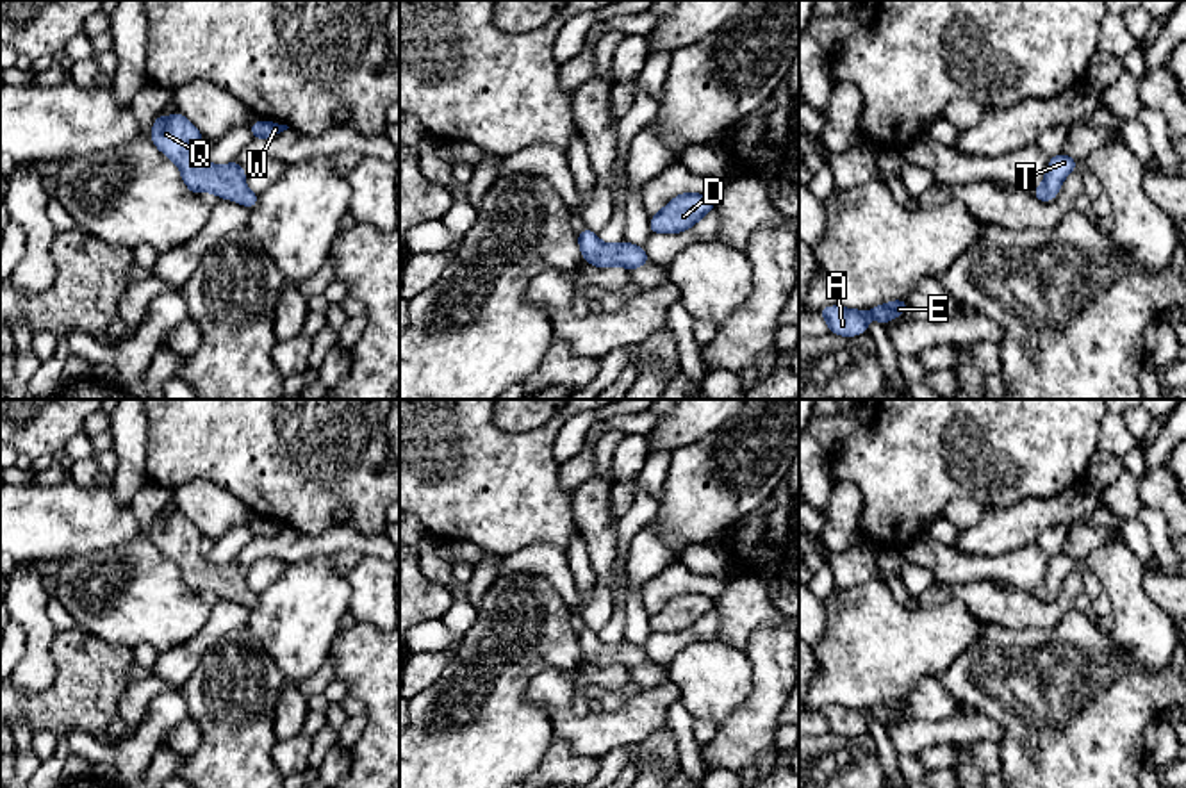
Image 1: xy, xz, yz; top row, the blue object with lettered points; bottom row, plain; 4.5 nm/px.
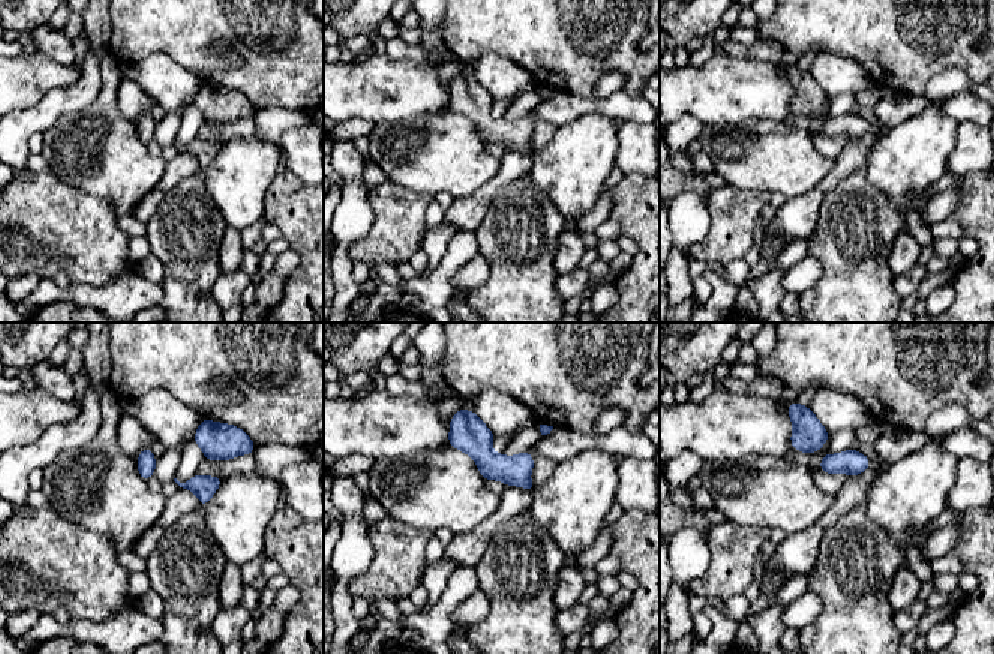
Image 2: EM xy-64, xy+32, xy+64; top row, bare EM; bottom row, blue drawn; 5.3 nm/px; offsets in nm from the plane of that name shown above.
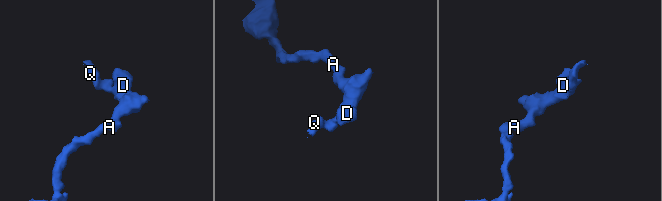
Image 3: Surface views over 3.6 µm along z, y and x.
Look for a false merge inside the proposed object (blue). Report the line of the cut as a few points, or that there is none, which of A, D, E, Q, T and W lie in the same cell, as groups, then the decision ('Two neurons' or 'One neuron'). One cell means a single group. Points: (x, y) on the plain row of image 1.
No split. Groups: A D E Q T W. One neuron

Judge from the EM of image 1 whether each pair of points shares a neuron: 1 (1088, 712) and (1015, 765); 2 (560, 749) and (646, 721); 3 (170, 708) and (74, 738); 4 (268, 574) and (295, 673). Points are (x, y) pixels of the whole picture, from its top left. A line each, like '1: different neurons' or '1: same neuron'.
1: same neuron
2: different neurons
3: same neuron
4: different neurons

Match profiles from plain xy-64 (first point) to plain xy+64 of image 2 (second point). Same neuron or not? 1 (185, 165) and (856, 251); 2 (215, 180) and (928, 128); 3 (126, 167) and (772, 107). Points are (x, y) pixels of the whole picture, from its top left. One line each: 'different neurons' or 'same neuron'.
1: different neurons
2: same neuron
3: different neurons

